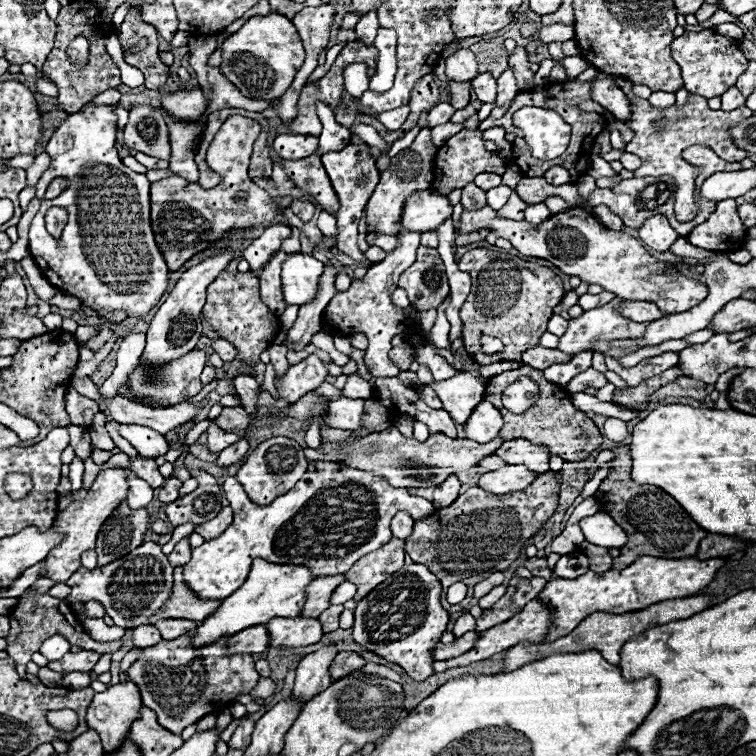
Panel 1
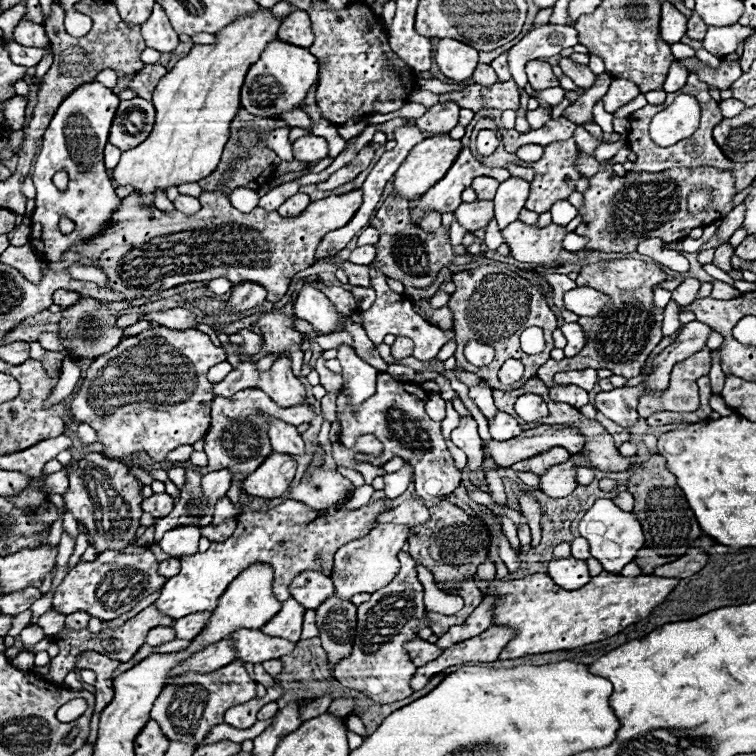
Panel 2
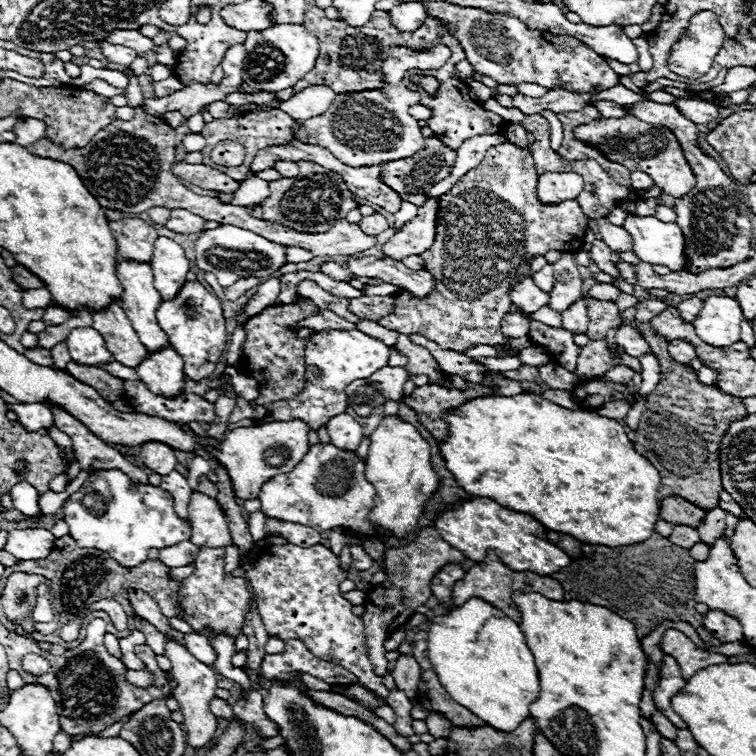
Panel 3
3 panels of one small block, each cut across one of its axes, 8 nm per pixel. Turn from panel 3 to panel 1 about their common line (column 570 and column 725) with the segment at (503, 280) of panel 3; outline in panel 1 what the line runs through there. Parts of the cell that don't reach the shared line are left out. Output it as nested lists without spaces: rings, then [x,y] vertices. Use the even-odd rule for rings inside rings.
[[[728,198],[718,202],[716,212],[688,234],[688,242],[704,250],[720,252],[722,248],[722,252],[734,252],[744,246],[744,232],[736,204]]]

